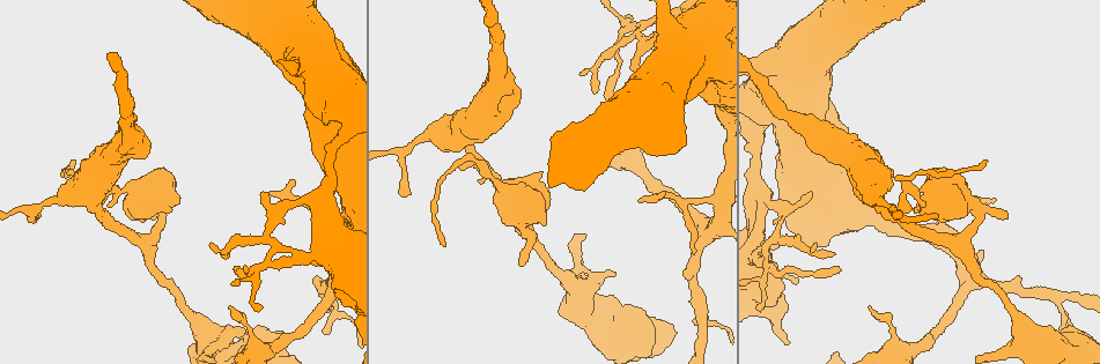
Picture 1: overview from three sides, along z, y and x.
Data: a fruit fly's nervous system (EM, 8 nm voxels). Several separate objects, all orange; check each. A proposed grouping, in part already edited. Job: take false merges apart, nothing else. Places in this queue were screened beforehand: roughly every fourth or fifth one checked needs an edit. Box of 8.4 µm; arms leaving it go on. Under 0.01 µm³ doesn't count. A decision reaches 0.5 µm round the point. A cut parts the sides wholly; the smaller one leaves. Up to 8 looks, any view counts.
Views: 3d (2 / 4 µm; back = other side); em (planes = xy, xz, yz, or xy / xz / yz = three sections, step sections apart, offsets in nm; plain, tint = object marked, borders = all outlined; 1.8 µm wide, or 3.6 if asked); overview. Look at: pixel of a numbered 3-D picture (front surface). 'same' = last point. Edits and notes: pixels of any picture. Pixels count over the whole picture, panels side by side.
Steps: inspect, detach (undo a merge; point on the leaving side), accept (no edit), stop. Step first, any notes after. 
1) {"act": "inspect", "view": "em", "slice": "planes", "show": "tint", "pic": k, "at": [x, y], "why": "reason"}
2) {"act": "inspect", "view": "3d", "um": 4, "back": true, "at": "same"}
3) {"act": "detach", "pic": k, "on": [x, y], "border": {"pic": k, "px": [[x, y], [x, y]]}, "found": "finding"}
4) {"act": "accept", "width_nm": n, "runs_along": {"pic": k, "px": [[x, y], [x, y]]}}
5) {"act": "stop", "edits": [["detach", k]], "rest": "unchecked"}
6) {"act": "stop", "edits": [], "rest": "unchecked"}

{"act": "inspect", "view": "3d", "um": 4, "back": true, "pic": 1, "at": [635, 337], "why": "thick turns thin"}

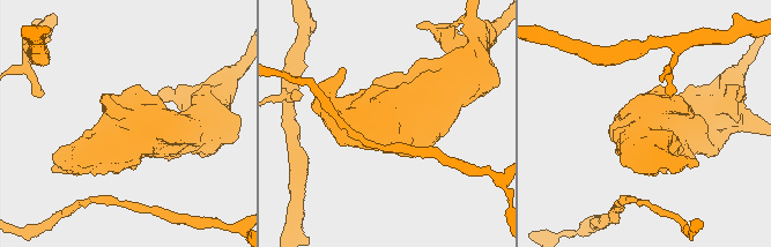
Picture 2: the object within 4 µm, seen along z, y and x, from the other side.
{"act": "inspect", "view": "em", "um": 3.6, "slice": "xy", "step": 16, "show": "tint", "pic": 2, "at": [650, 117], "why": "need the tissue"}

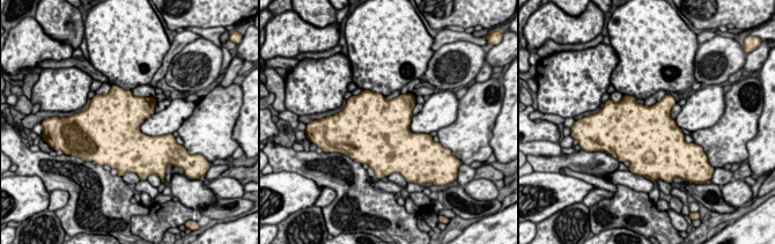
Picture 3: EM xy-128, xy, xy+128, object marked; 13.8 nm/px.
{"act": "inspect", "view": "em", "um": 3.6, "slice": "planes", "show": "tint", "at": "same"}

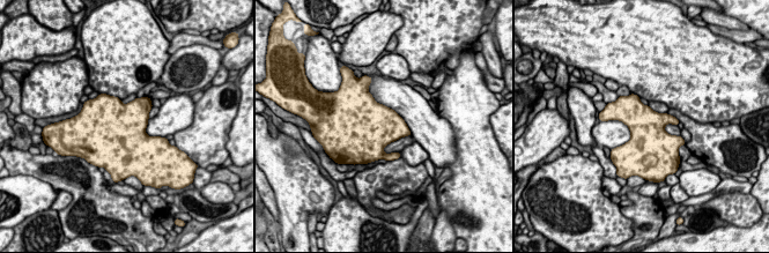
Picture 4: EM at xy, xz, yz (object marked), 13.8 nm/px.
{"act": "accept", "found": "all the same neuron"}

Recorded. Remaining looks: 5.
{"act": "inspect", "view": "em", "slice": "xy", "step": 16, "show": "plain", "pic": 1, "at": [977, 213], "why": "abrupt turn"}

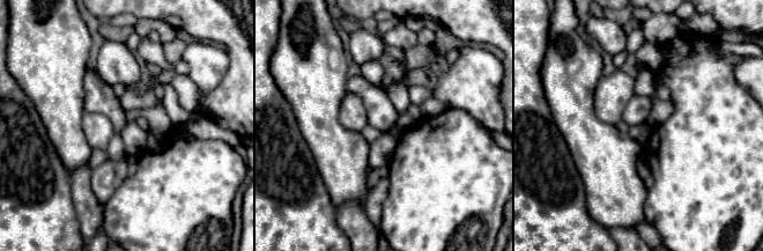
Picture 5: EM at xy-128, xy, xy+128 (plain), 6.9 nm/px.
{"act": "inspect", "view": "em", "slice": "xy", "step": 16, "show": "tint", "at": "same", "why": "where the object lies"}

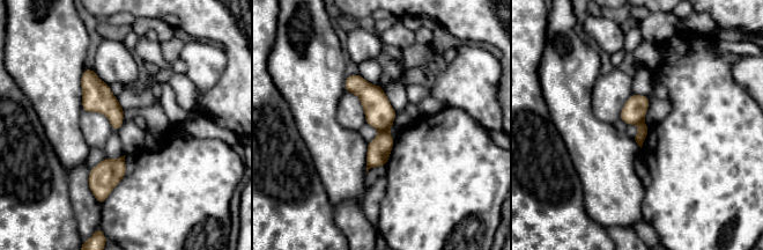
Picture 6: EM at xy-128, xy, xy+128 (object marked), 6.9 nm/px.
{"act": "detach", "pic": 6, "on": [379, 114], "width_nm": 120, "found": "a second neuron is stuck on"}

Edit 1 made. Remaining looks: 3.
{"act": "inspect", "view": "em", "slice": "planes", "show": "tint", "pic": 1, "at": [759, 260], "why": "arms part here"}

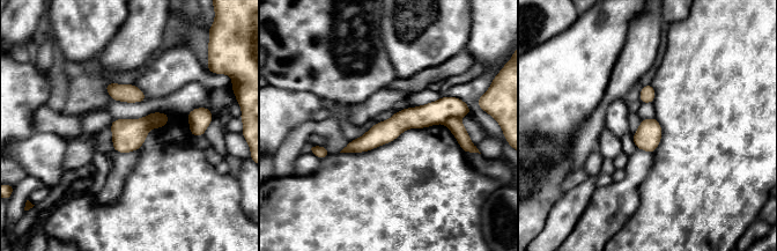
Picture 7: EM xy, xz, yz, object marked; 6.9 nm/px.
{"act": "accept", "runs_along": {"pic": 7, "px": [[458, 123], [411, 117], [347, 149]]}, "found": "all the same neuron"}

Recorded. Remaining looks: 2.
{"act": "stop", "edits": [["detach", 6]], "rest": "unchecked"}

